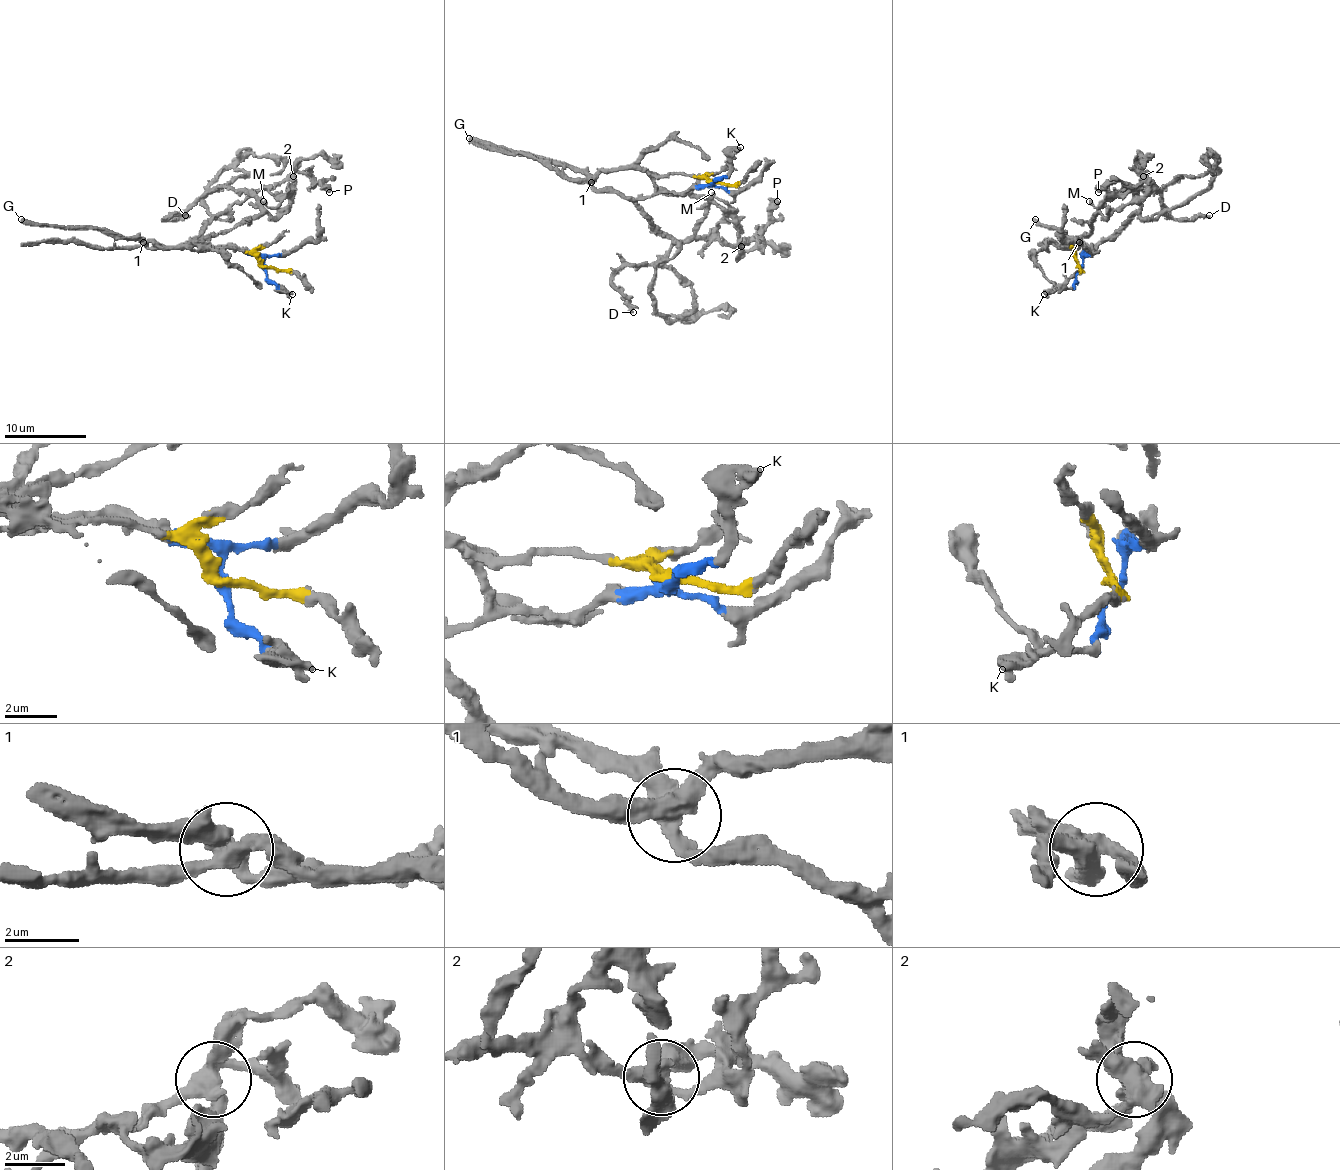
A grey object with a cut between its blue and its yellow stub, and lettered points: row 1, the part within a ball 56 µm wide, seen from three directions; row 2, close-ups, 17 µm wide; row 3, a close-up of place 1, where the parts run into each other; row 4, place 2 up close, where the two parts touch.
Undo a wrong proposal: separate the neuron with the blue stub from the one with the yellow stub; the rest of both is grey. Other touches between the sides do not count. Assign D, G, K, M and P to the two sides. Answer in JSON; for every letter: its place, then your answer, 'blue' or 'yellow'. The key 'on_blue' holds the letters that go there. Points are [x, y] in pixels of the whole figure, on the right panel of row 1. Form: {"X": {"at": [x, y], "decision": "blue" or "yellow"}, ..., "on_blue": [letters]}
{"D": {"at": [1209, 215], "decision": "yellow"}, "G": {"at": [1035, 219], "decision": "blue"}, "K": {"at": [1044, 294], "decision": "blue"}, "M": {"at": [1089, 201], "decision": "blue"}, "P": {"at": [1098, 192], "decision": "blue"}, "on_blue": ["G", "K", "M", "P"]}

